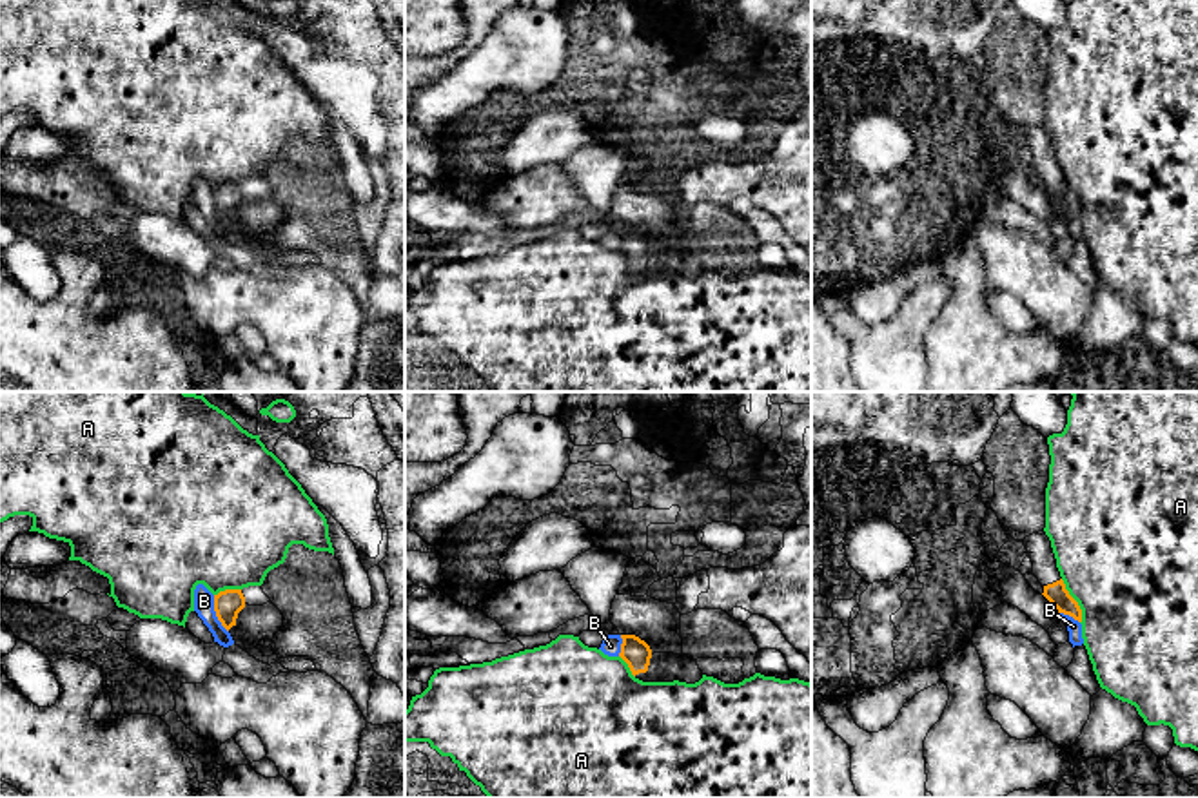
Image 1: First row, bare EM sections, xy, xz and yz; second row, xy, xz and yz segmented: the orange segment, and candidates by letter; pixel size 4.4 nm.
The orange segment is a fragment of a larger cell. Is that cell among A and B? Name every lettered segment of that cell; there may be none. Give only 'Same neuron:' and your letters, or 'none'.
Same neuron: none

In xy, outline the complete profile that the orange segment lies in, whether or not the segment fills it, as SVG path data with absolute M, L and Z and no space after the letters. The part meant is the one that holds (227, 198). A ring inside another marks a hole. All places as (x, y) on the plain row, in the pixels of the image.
M249 180L243 183L225 183L214 189L214 205L221 219L236 230L238 207L249 200L263 200L270 192L263 187L261 180Z

